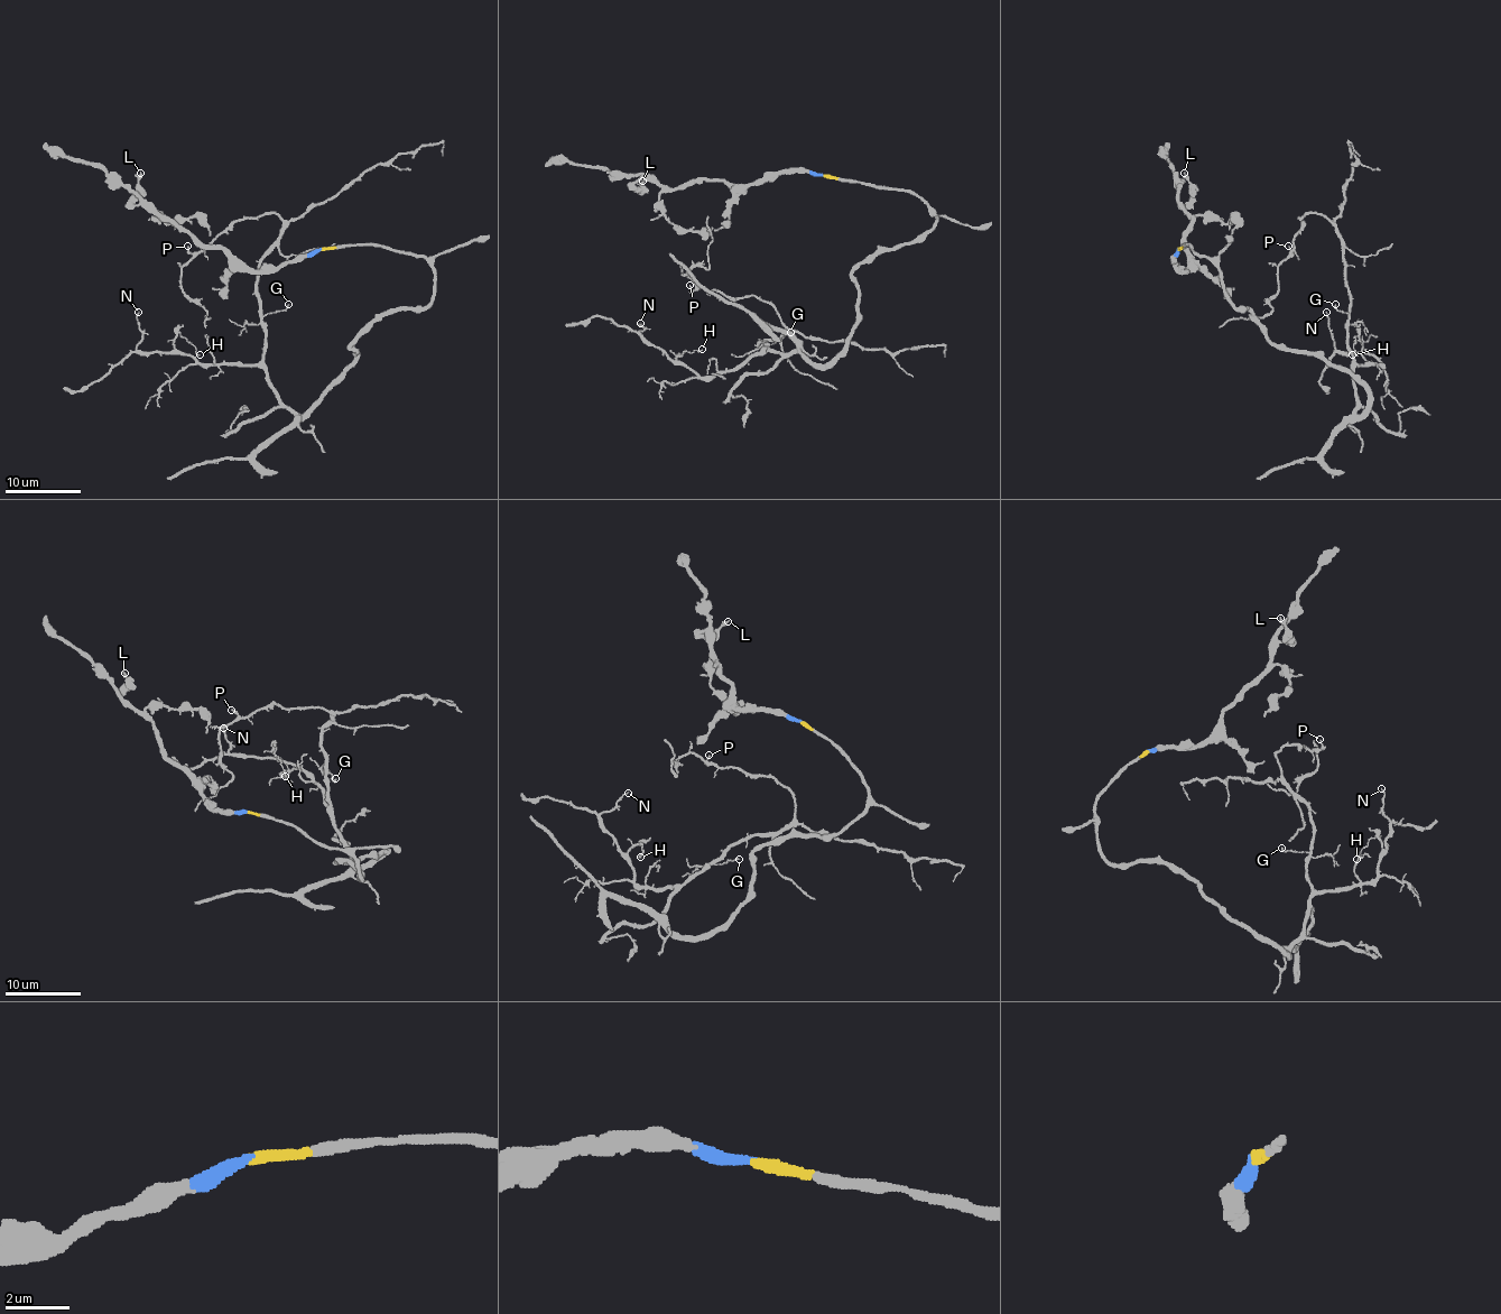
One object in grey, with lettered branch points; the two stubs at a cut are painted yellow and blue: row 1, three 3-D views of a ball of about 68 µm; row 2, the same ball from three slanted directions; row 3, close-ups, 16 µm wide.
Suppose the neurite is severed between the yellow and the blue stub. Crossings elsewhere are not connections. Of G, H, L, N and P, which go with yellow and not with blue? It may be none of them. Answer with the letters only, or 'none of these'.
G, H, N, P

